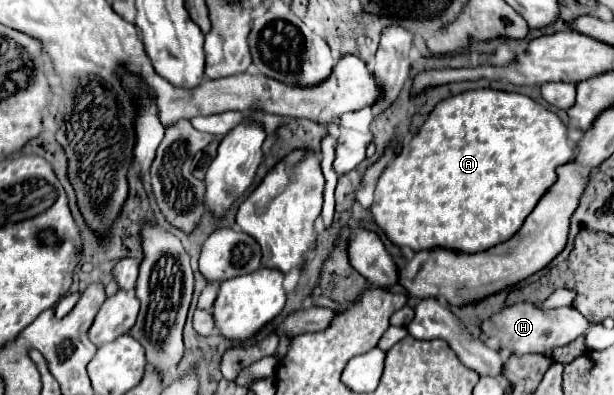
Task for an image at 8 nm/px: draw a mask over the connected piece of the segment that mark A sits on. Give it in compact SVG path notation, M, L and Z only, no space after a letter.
M489 88L461 92L457 96L451 96L451 98L443 100L443 102L439 102L433 108L433 112L429 114L427 122L419 128L419 132L415 134L415 138L411 140L411 144L405 146L405 148L401 148L401 152L395 156L395 160L381 172L379 182L375 186L375 202L371 206L371 214L373 214L375 224L399 248L401 246L407 246L407 248L411 248L415 252L419 252L419 250L431 250L431 248L449 248L449 250L457 250L457 252L465 252L465 254L485 252L487 248L493 248L497 244L501 244L501 242L507 242L511 236L515 236L519 232L523 220L537 206L537 202L545 194L545 190L555 182L555 168L561 166L561 164L565 164L567 160L571 160L573 154L575 154L575 148L567 140L565 126L559 120L559 116L553 114L553 112L549 112L547 108L543 108L541 104L537 104L535 100L531 100L529 96L515 94L515 92L501 92L501 90Z

